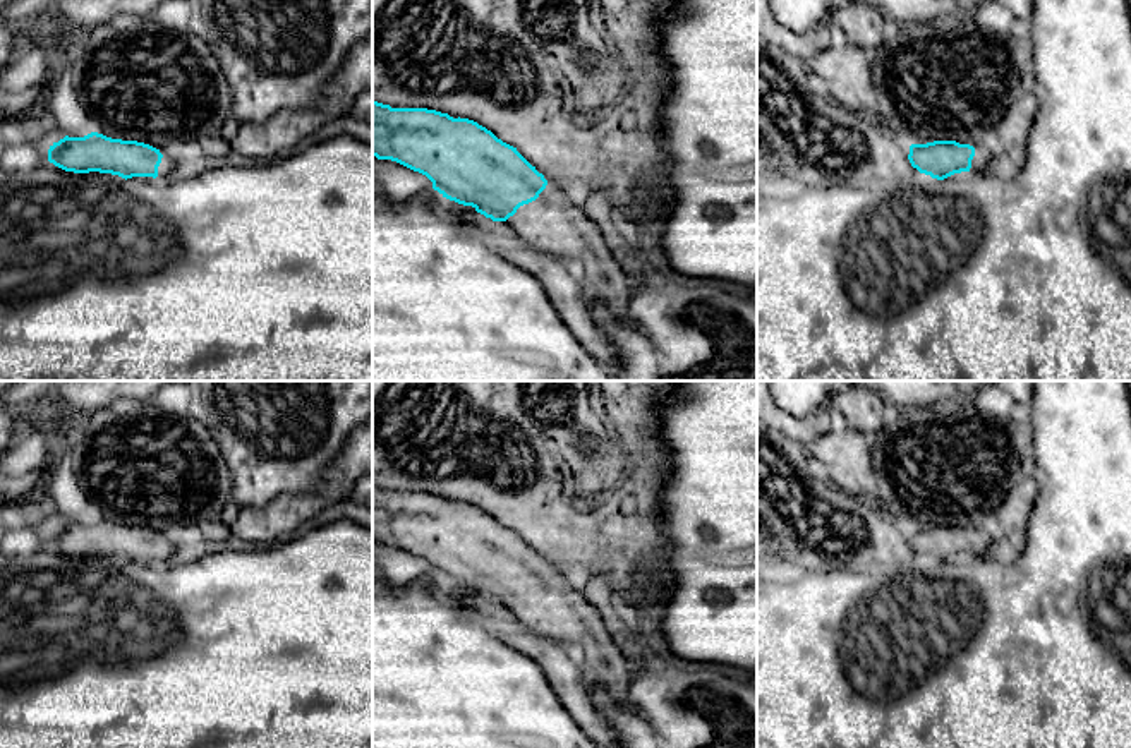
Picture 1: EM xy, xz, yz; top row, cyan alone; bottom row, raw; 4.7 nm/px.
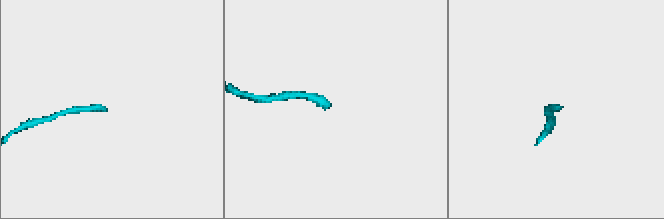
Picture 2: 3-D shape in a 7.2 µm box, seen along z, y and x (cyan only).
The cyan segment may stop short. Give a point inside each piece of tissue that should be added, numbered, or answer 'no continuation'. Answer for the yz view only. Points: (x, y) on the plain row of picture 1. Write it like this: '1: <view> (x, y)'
1: yz (985, 542)

